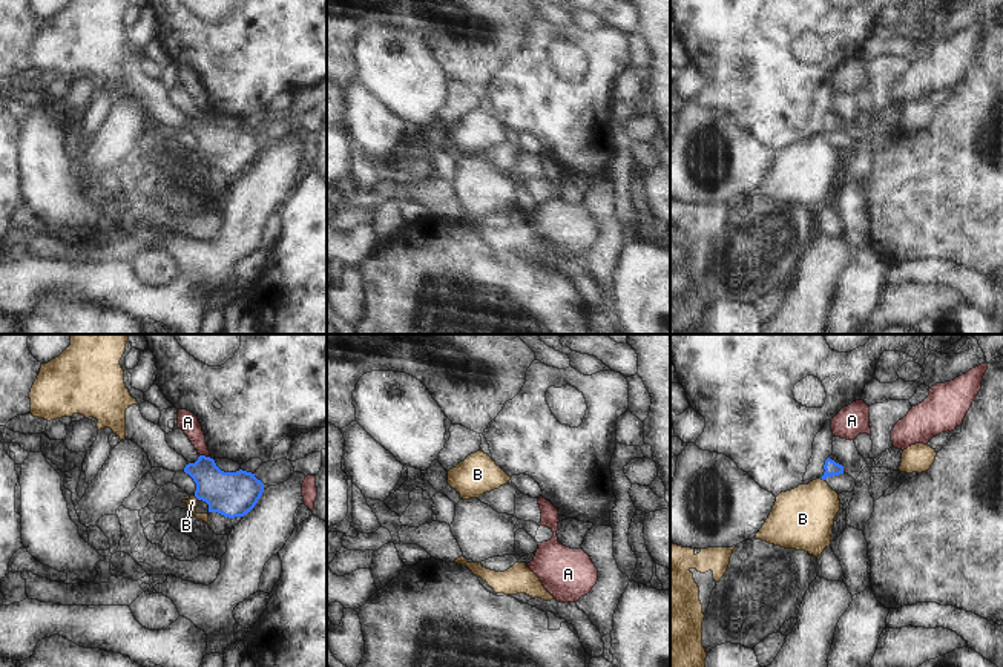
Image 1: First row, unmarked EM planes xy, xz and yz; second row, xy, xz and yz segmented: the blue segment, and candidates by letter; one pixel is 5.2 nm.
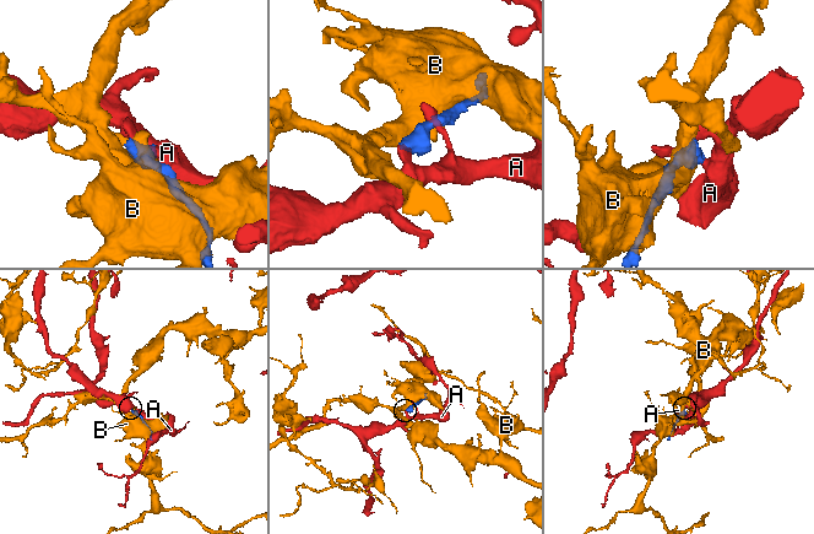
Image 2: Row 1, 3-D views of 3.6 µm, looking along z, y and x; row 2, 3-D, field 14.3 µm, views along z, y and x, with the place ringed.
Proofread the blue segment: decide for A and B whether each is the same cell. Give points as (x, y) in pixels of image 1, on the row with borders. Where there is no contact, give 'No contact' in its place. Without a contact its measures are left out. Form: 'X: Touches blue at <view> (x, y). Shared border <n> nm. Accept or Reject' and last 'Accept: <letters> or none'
A: Touches blue at xy (204, 456). Shared border 70 nm. Reject
B: Touches blue at xy (197, 497). Shared border 40 nm. Reject
Accept: none

